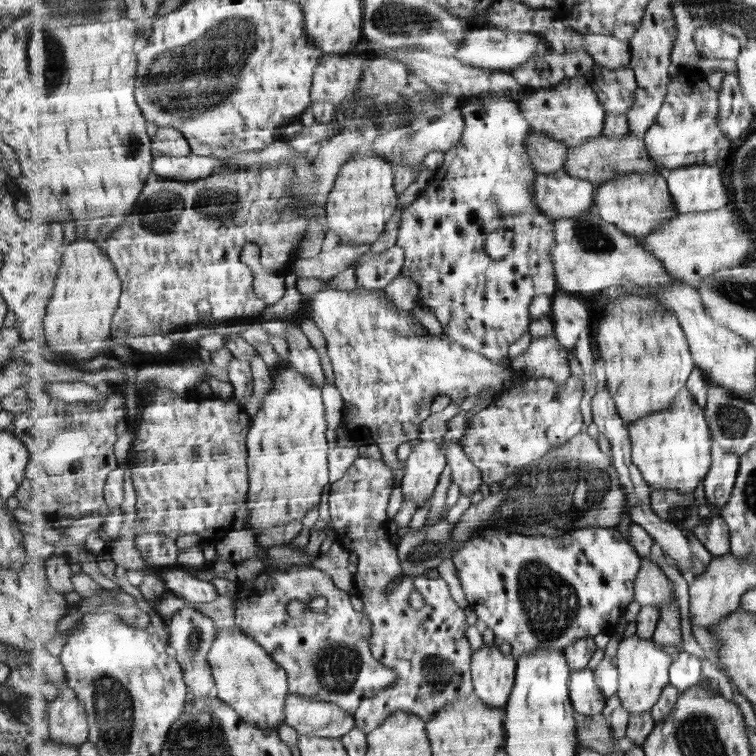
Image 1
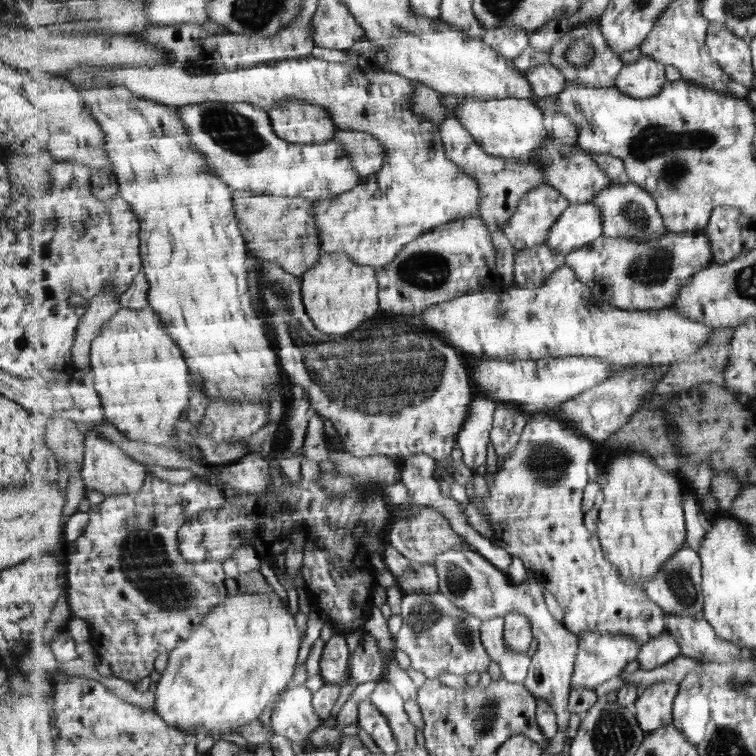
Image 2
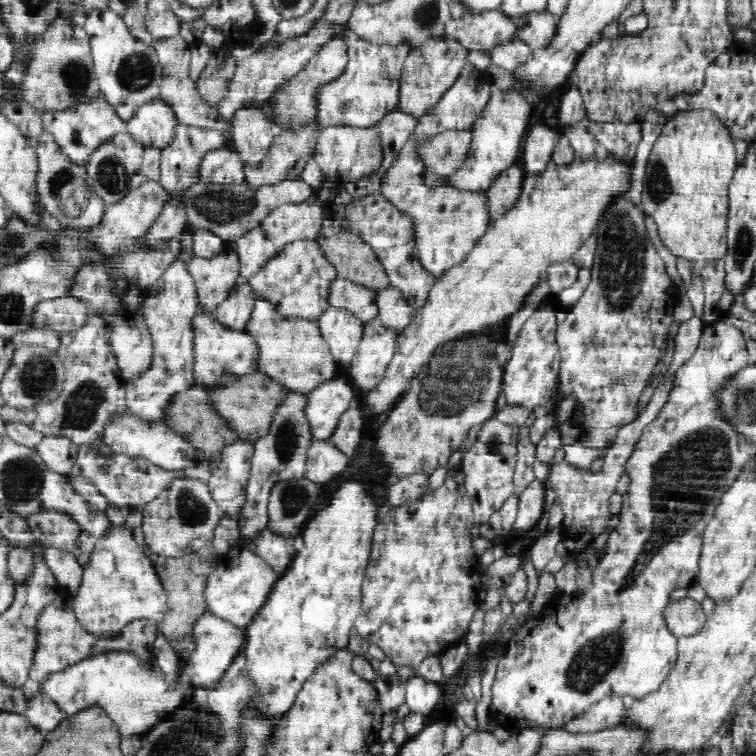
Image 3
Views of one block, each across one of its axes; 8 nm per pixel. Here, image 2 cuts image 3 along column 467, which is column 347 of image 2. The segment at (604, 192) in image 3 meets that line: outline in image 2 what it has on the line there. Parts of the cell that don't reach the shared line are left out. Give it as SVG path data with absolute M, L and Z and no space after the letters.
M346 253L321 254L317 264L302 275L302 292L305 307L314 326L323 335L345 337L353 330L359 330L367 320L380 313L381 284L377 278L378 268L361 266Z

